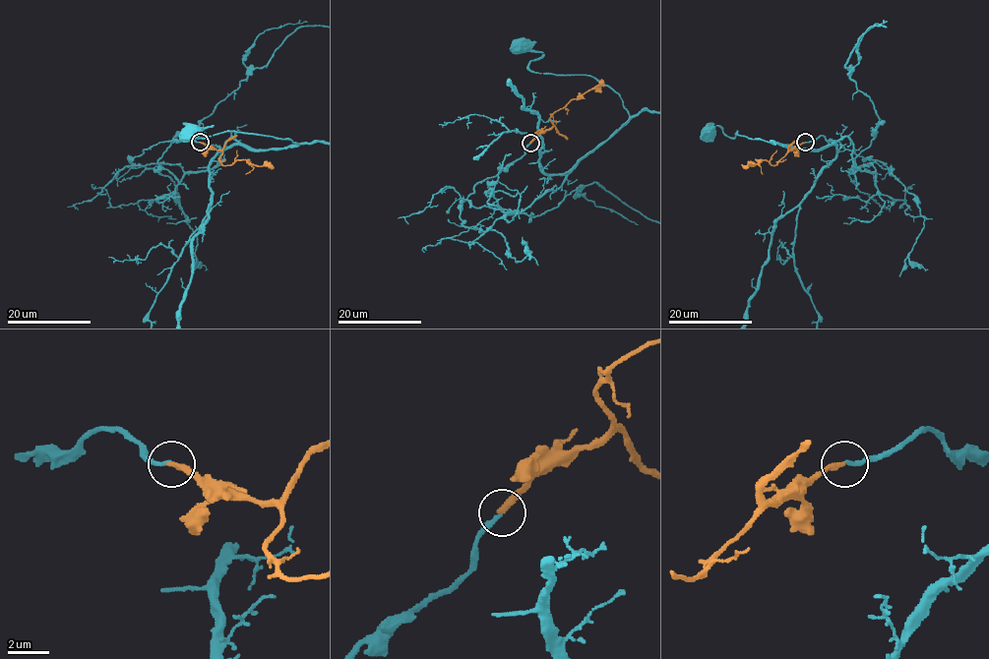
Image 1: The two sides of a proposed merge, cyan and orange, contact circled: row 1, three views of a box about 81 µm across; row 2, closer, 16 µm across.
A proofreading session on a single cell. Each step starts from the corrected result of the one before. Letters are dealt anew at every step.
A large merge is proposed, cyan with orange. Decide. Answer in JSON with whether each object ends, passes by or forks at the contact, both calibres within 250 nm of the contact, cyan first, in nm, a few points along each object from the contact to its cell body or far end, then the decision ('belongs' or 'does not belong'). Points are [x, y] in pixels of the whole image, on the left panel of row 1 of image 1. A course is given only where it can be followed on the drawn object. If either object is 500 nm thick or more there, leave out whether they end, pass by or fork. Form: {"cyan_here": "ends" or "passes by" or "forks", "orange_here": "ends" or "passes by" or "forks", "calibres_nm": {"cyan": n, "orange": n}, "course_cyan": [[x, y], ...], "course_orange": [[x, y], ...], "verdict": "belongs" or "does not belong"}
{"cyan_here": "ends", "orange_here": "ends", "calibres_nm": {"cyan": 180, "orange": 280}, "course_cyan": [[200, 143], [129, 161], [212, 169], [232, 136], [298, 144], [190, 134]], "course_orange": [[200, 143], [221, 151], [219, 161], [223, 165], [248, 160], [256, 165], [273, 167]], "verdict": "belongs"}

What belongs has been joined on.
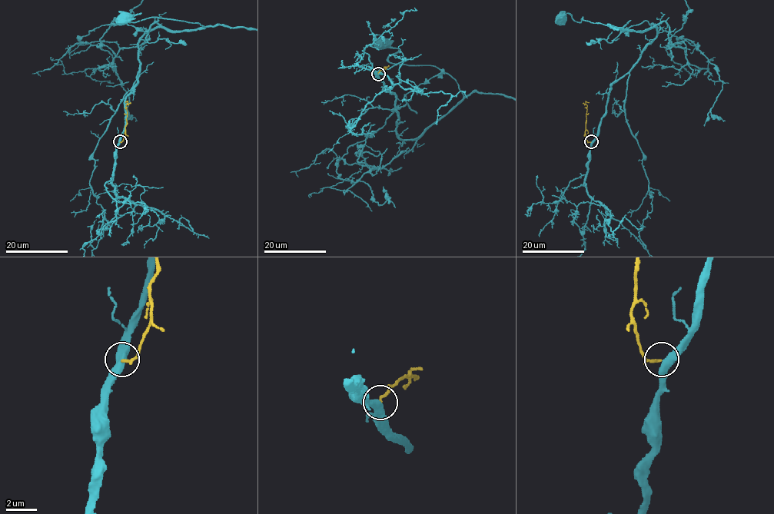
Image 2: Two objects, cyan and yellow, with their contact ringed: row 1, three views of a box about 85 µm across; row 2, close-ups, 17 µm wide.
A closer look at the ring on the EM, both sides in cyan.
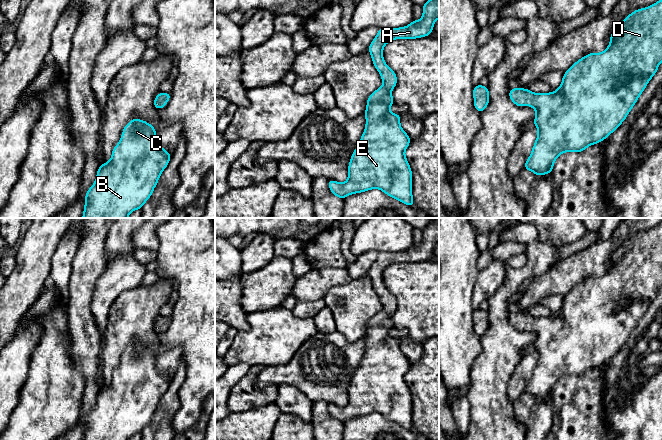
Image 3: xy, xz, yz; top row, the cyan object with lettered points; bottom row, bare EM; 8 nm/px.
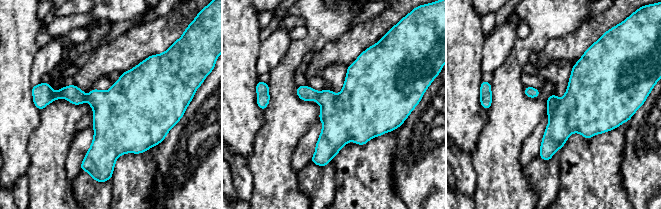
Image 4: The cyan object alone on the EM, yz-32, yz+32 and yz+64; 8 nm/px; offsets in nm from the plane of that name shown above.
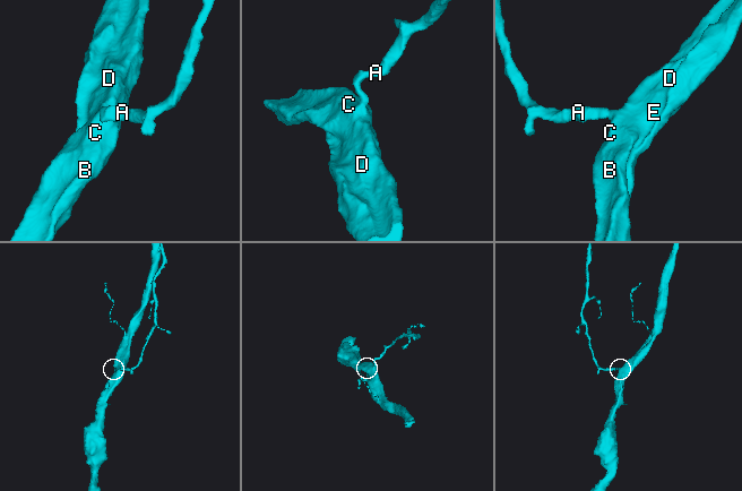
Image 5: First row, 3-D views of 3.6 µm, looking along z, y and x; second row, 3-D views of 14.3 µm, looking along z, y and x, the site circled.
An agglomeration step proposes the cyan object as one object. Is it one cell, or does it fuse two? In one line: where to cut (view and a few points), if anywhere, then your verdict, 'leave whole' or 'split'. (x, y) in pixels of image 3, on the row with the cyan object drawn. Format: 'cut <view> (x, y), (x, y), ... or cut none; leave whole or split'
cut none; leave whole

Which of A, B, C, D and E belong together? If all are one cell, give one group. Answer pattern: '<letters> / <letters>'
A B C D E

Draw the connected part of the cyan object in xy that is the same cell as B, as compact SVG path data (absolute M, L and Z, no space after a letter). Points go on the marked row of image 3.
M138 118L126 124L111 159L100 164L96 180L85 194L82 218L128 218L134 210L142 209L172 157L157 145L156 132L151 124Z

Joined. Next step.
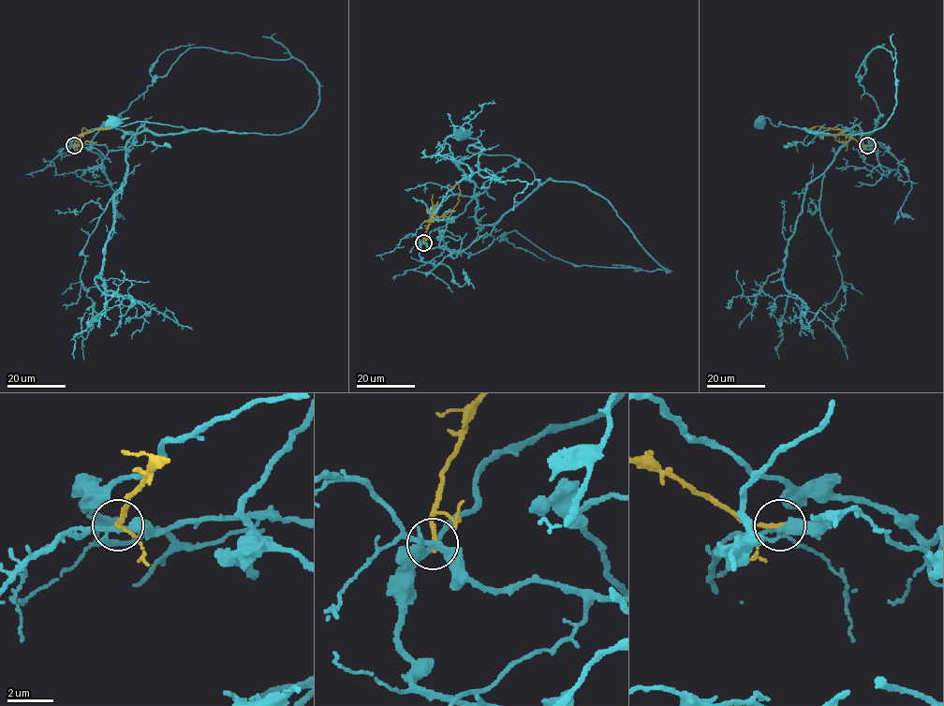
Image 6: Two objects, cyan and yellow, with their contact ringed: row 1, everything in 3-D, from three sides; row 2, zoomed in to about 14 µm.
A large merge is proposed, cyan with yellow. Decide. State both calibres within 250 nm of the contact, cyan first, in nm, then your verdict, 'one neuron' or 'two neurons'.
240 nm thick on the cyan side, 240 nm on the other; two neurons

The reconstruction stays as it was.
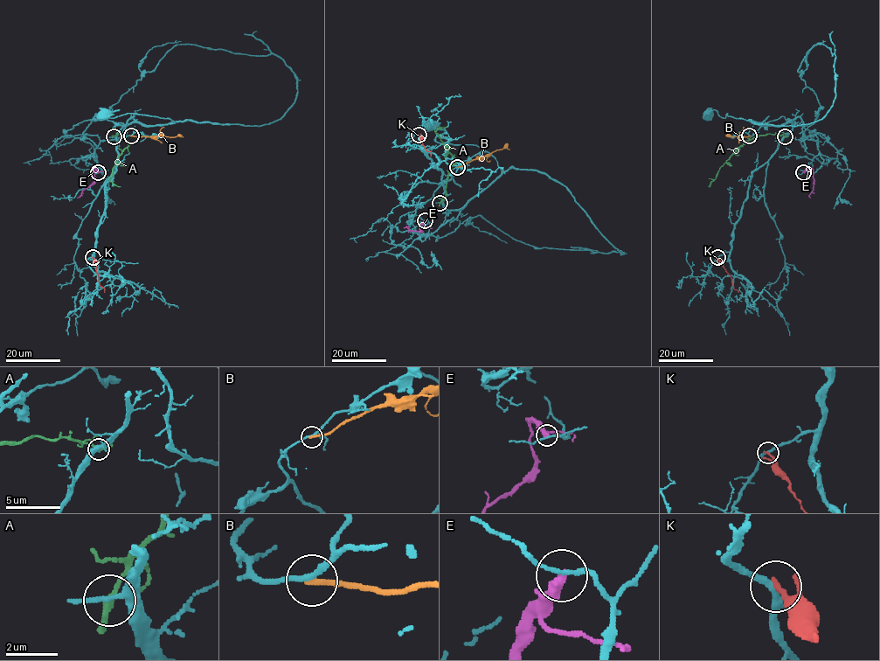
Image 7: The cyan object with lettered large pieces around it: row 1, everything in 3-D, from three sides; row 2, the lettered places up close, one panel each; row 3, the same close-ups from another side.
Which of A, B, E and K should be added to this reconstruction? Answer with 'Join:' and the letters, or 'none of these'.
Join: none of these

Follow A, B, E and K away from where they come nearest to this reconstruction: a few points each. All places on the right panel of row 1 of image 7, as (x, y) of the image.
A: (785, 136), (766, 134), (750, 139), (719, 168), (709, 186)
B: (749, 135), (732, 136)
E: (802, 172), (807, 169), (813, 170), (810, 198)
K: (717, 257), (738, 292)

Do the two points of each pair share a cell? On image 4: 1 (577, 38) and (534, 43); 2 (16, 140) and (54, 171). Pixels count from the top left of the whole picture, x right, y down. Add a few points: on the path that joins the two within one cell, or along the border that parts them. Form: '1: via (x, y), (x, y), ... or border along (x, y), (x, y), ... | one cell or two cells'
1: border along (570, 32), (551, 39), (537, 53) | two cells
2: border along (37, 128), (28, 144), (30, 163), (26, 173) | two cells

